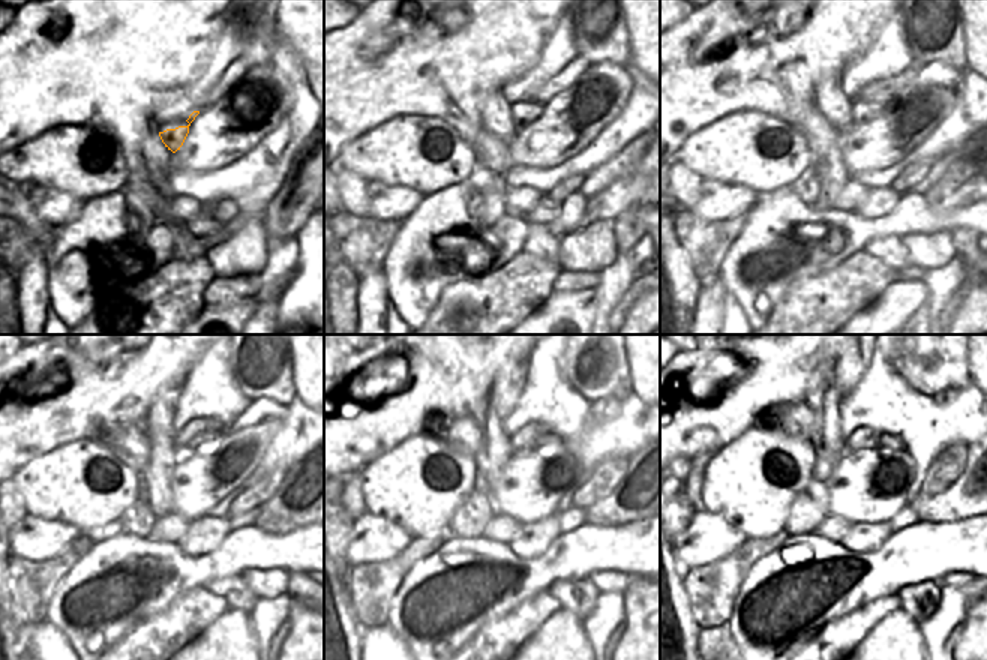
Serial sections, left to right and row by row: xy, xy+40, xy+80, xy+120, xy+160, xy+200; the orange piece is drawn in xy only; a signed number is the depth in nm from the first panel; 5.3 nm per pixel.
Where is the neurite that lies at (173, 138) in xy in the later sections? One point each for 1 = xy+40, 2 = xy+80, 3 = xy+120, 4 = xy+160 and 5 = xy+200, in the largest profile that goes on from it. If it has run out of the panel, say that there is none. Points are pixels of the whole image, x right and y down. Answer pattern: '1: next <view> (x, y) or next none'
1: next xy+40 (524, 113)
2: next xy+80 (861, 111)
3: next xy+120 (198, 444)
4: next xy+160 (548, 438)
5: next xy+200 (888, 441)

